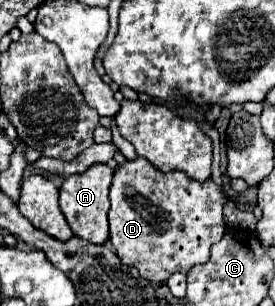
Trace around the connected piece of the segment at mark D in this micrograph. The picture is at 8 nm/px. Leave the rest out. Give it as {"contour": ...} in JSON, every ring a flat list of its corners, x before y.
{"contour":[[135,158,121,164,113,174,111,184,111,210,109,210,109,228,111,228,111,244,117,250,117,256,125,266,133,266,145,280,151,282,167,282,173,272,189,272,195,264,209,258,209,248,225,234,223,206,227,202,225,192,213,180,191,180,185,172,159,172,151,168,147,160]]}

